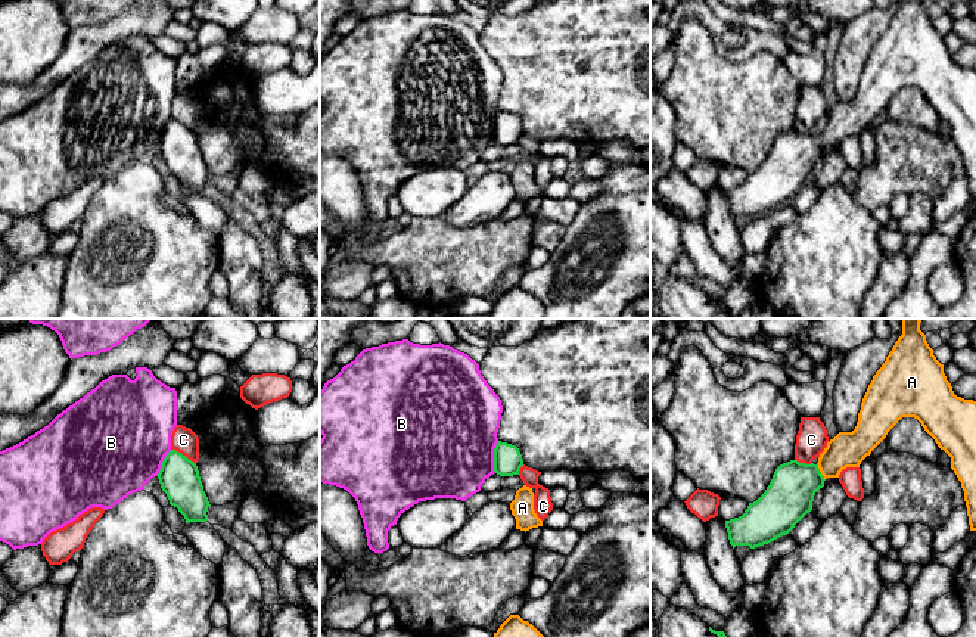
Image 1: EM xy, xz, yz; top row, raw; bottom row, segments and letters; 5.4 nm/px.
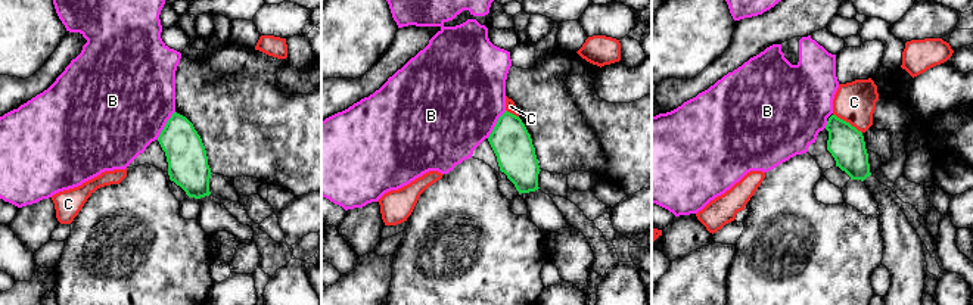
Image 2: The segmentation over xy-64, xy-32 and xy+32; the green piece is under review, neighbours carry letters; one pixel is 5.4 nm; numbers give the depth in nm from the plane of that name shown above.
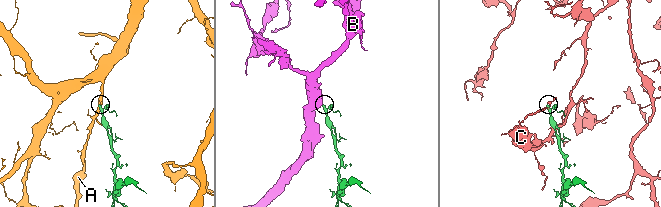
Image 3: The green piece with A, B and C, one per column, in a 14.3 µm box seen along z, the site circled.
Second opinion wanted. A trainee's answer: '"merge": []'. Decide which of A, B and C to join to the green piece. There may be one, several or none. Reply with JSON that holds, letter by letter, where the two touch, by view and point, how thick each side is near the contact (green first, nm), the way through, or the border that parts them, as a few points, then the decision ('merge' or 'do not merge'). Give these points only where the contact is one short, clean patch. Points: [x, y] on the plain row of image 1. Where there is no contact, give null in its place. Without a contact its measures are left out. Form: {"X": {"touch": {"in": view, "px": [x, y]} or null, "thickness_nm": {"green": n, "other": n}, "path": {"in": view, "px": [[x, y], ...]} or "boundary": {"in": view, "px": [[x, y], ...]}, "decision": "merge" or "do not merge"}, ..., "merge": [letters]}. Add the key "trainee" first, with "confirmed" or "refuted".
{"trainee": "refuted", "A": {"touch": {"in": "yz", "px": [820, 142]}, "thickness_nm": {"green": 260, "other": 190}, "path": {"in": "yz", "px": [[789, 167], [808, 148], [820, 142], [845, 120]]}, "decision": "merge"}, "B": {"touch": {"in": "xz", "px": [494, 127]}, "thickness_nm": {"green": 160, "other": 500}, "boundary": {"in": "xz", "px": [[499, 111], [494, 118], [494, 142]]}, "decision": "do not merge"}, "C": {"touch": {"in": "xy", "px": [182, 124]}, "thickness_nm": {"green": 220, "other": 140}, "boundary": {"in": "xy", "px": [[171, 118], [195, 133]]}, "decision": "do not merge"}, "merge": ["A"]}

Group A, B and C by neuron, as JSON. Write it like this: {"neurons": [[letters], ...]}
{"neurons": [["A"], ["B"], ["C"]]}

